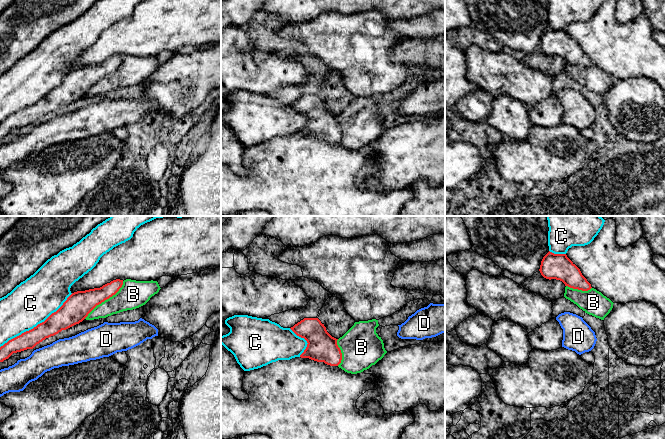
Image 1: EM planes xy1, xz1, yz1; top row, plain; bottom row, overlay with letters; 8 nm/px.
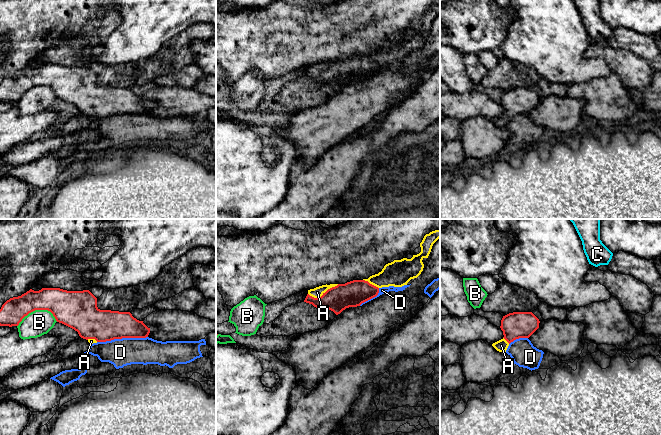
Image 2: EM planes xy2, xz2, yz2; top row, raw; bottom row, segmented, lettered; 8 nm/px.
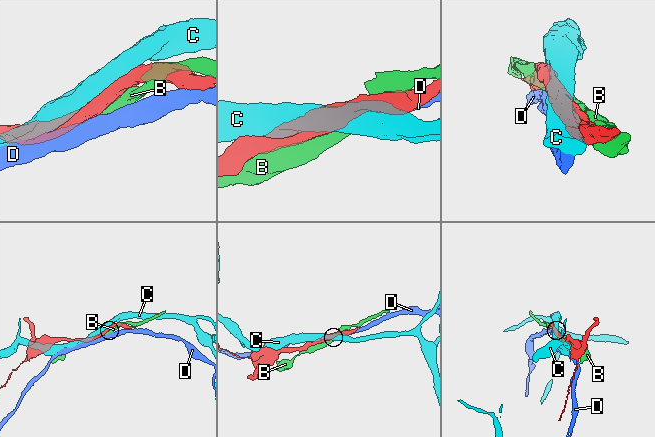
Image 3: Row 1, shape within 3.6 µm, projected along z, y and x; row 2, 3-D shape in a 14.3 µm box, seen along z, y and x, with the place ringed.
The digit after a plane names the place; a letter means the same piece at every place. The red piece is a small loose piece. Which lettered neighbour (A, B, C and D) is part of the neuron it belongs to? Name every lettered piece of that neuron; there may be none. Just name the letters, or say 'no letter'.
A

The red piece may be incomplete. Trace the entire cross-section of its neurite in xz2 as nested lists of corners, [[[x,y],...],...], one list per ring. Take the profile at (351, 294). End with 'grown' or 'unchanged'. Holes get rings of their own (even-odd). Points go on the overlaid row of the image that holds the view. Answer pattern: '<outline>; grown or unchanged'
[[[440,230],[426,234],[420,243],[421,252],[411,259],[394,260],[381,272],[368,279],[353,280],[345,284],[322,285],[308,290],[304,302],[323,310],[329,309],[336,315],[349,307],[357,307],[376,297],[382,287],[402,287],[423,271],[422,260],[428,258],[433,244],[440,238]]]; grown

